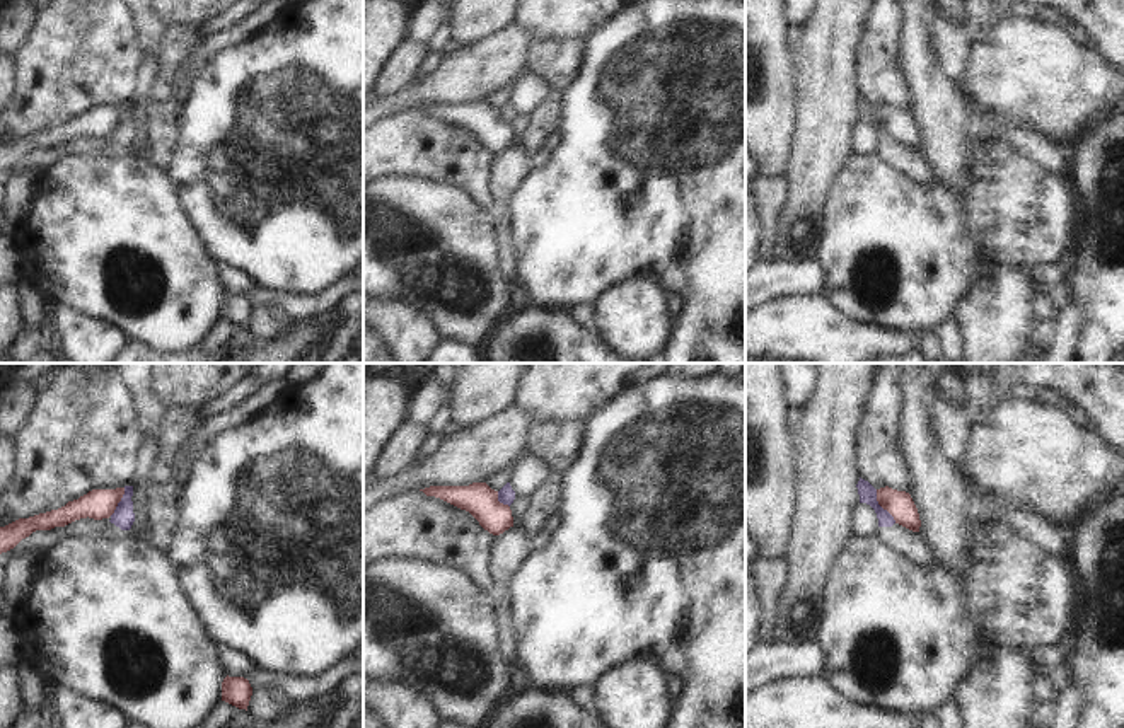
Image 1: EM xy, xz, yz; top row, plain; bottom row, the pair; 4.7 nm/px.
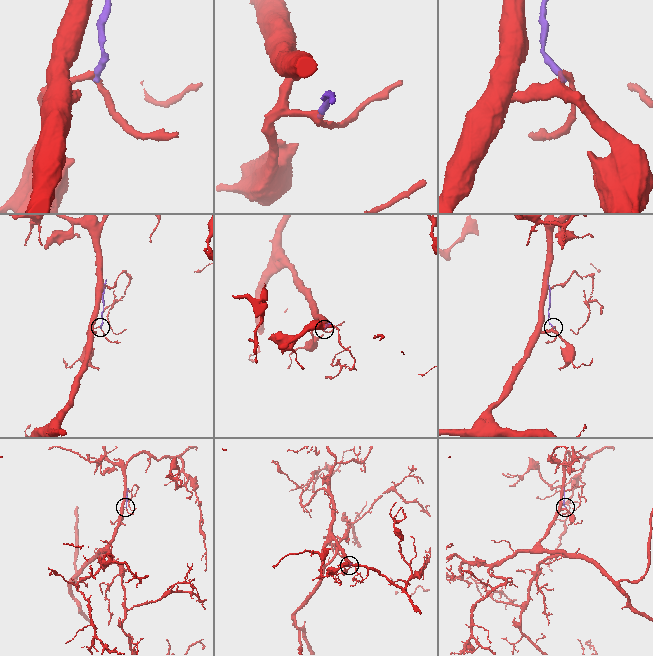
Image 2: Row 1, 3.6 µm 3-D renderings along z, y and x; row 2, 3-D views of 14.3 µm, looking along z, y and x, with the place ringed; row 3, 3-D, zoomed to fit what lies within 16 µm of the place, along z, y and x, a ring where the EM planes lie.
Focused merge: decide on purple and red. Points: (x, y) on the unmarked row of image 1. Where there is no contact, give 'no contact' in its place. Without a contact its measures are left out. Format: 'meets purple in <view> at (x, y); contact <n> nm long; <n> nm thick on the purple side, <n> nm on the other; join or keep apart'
meets purple in yz at (880, 125); contact 190 nm long; 80 nm thick on the purple side, 130 nm on the other; keep apart

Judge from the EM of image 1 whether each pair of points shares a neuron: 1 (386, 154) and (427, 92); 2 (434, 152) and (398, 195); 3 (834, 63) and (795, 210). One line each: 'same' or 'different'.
1: different
2: different
3: same

